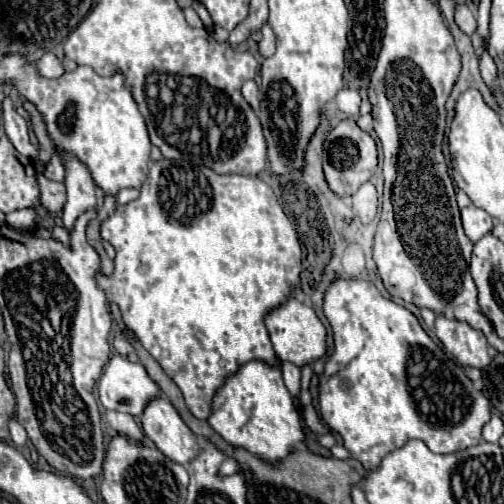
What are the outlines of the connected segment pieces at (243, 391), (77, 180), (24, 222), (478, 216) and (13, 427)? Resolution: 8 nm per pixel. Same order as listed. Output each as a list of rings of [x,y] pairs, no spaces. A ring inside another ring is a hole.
[[[250,361],[214,395],[214,413],[208,423],[232,447],[242,447],[268,463],[284,461],[298,445],[304,443],[302,421],[288,393],[278,367],[268,367],[264,361]]]
[[[70,155],[64,157],[66,165],[66,191],[68,201],[62,211],[62,221],[66,231],[74,229],[74,223],[80,215],[86,211],[96,209],[96,187],[92,183],[92,177],[88,175],[88,169],[78,159],[72,159]]]
[[[22,209],[22,211],[12,211],[6,215],[6,225],[16,229],[16,231],[30,231],[36,219],[36,211],[32,209]]]
[[[468,205],[462,209],[462,225],[464,225],[464,231],[470,237],[470,241],[476,243],[480,237],[484,237],[486,233],[492,231],[494,219],[484,209]]]
[[[12,419],[12,421],[10,421],[10,437],[12,437],[14,445],[18,445],[18,447],[22,447],[22,445],[28,441],[26,429],[24,429],[16,419]]]

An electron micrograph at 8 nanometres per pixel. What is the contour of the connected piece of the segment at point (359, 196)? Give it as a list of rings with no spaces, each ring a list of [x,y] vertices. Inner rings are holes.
[[[364,183],[352,197],[354,209],[358,213],[358,217],[362,219],[362,223],[370,223],[376,213],[378,213],[378,195],[376,195],[376,187],[372,183]]]

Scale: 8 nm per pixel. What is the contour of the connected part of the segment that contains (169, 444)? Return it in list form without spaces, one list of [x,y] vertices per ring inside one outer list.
[[[164,397],[152,399],[142,415],[144,433],[174,463],[186,465],[198,455],[196,435]]]

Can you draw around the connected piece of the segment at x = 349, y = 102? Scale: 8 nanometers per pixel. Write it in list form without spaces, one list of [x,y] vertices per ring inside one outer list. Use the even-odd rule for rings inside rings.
[[[342,89],[338,95],[336,95],[336,107],[352,117],[358,117],[358,111],[360,111],[360,95],[352,89]]]

